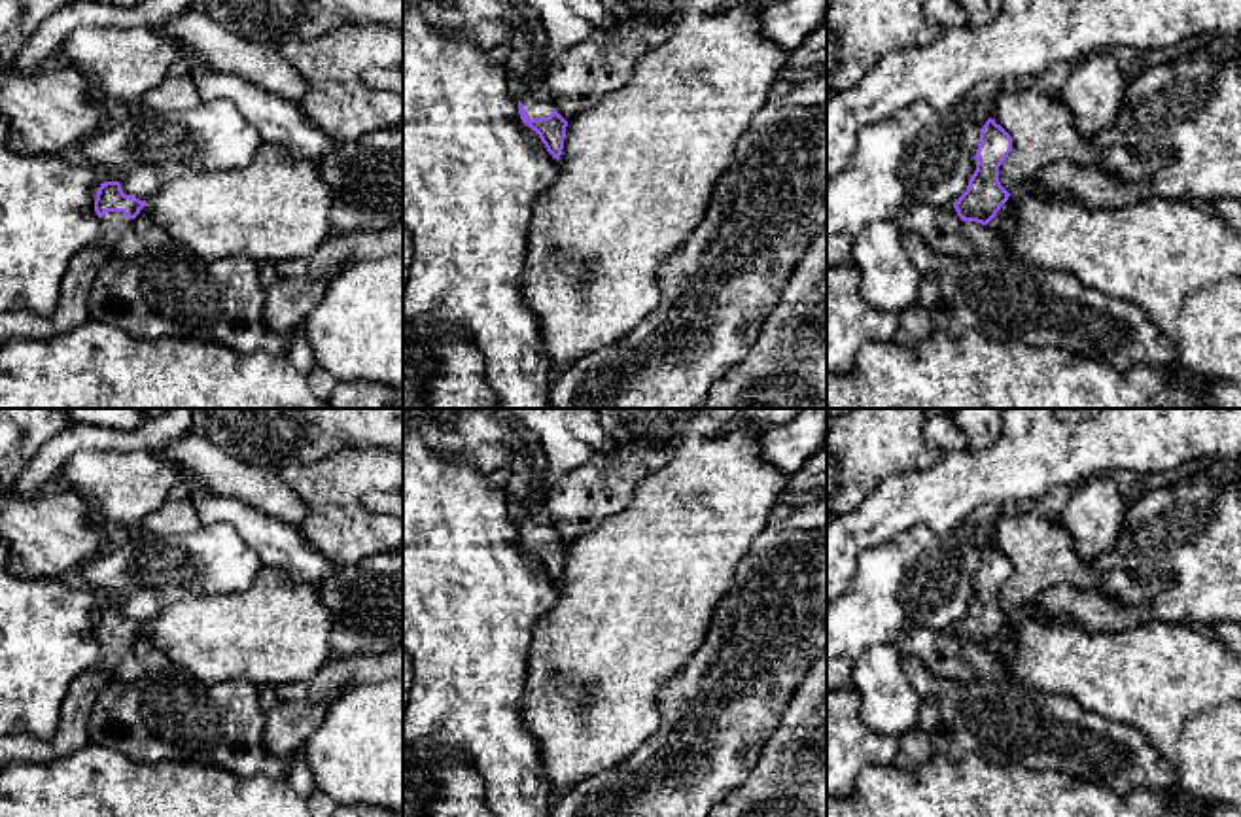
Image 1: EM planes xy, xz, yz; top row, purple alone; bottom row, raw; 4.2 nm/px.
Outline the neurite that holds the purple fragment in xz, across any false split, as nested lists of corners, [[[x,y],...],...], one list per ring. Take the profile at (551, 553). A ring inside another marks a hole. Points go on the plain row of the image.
[[[518,509],[518,537],[522,547],[539,558],[547,575],[558,584],[564,573],[568,545],[556,535],[554,528]]]

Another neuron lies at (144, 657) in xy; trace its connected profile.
[[[144,630],[114,669],[112,681],[138,681],[148,671],[157,671],[166,666],[170,666],[168,656],[149,641],[148,632]]]

